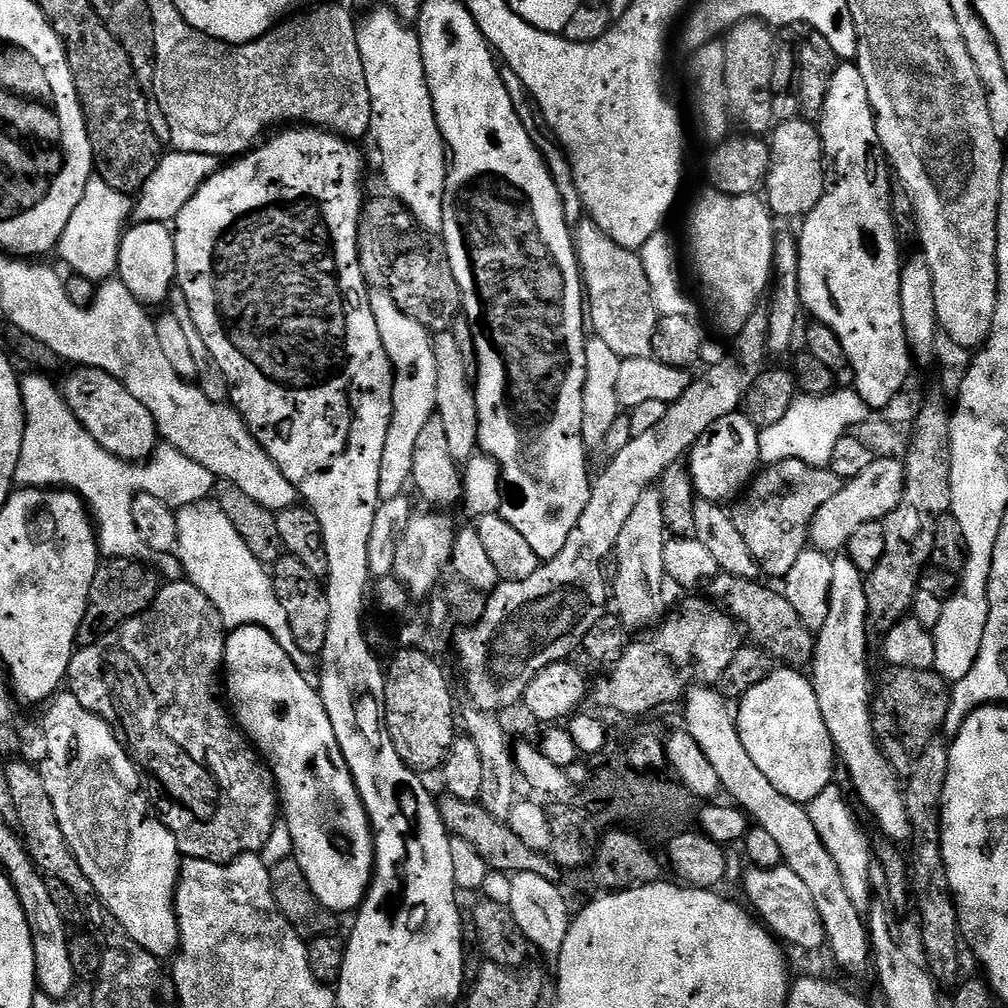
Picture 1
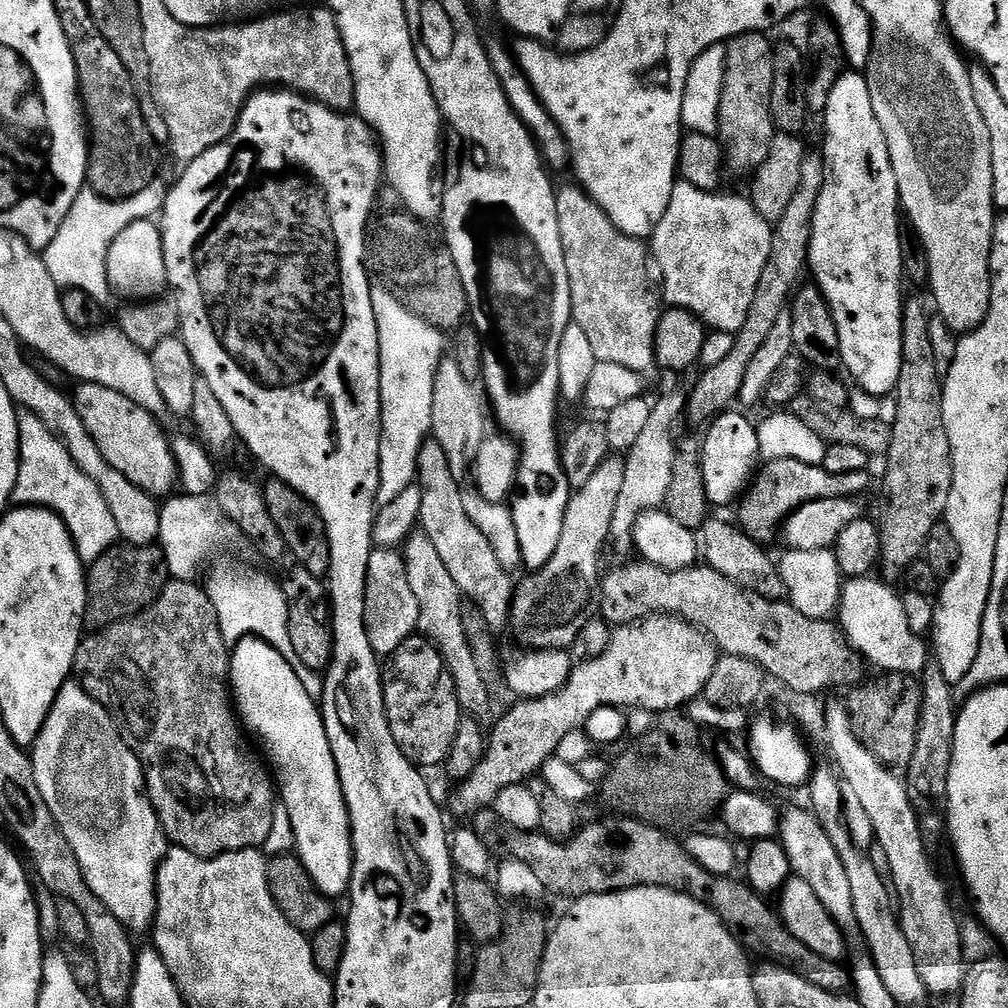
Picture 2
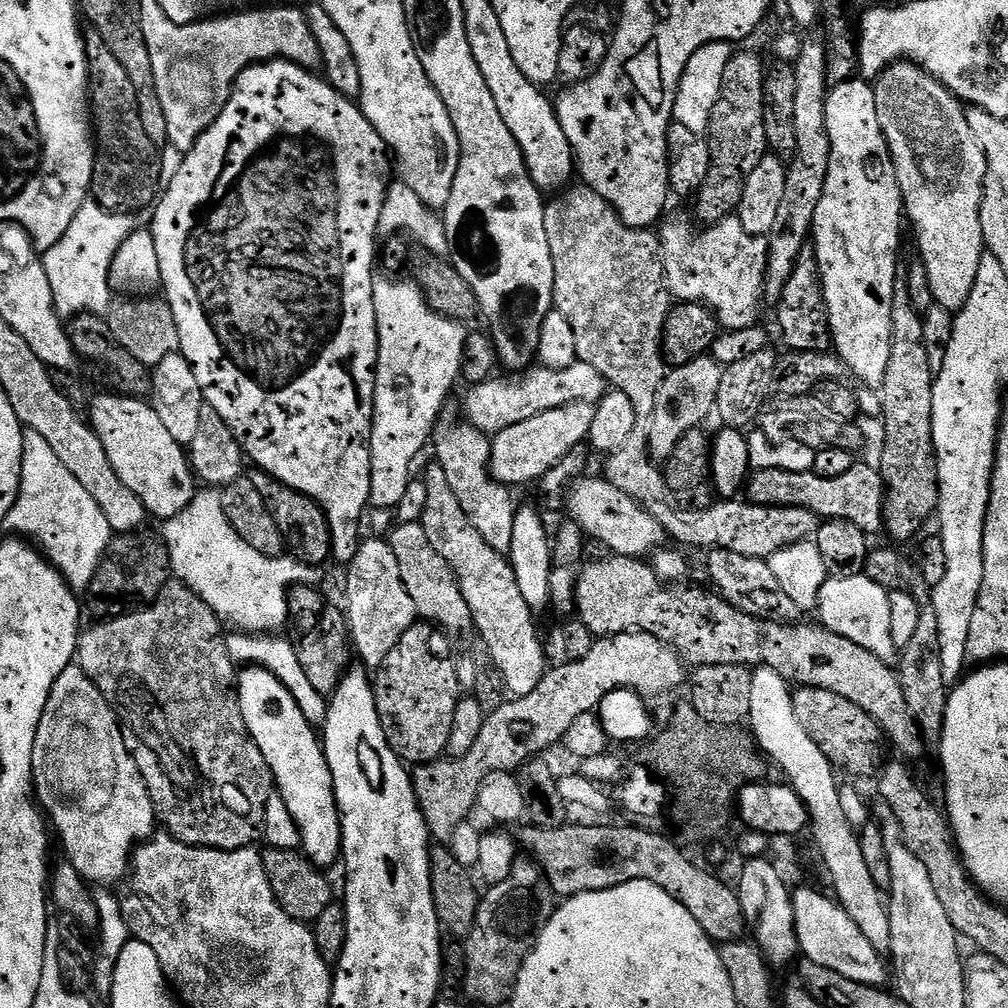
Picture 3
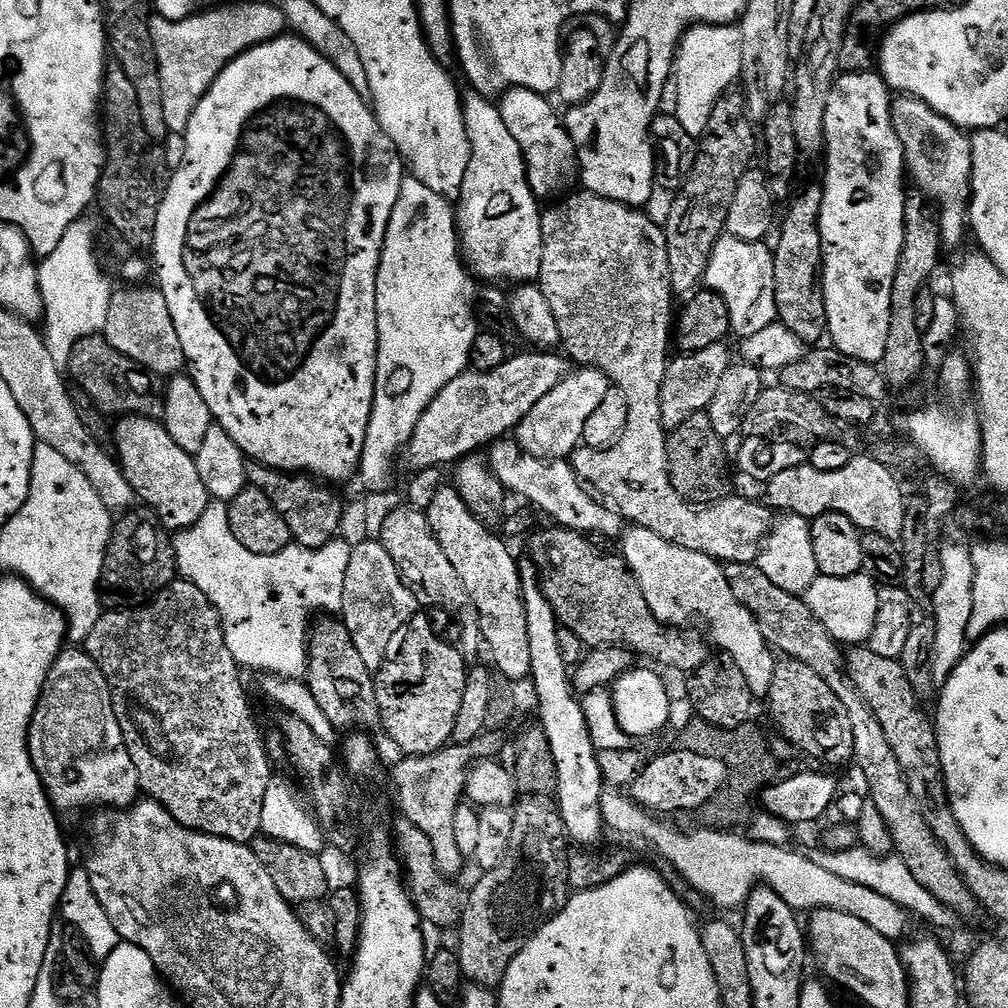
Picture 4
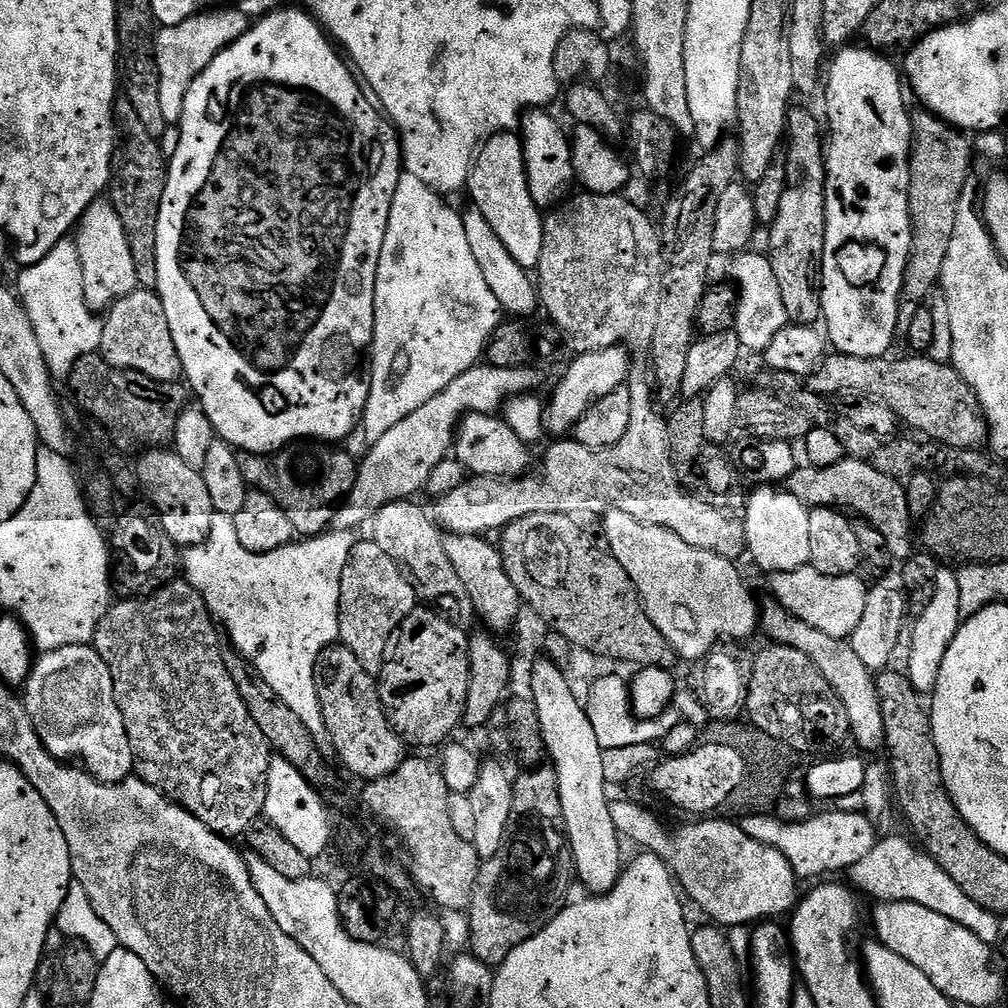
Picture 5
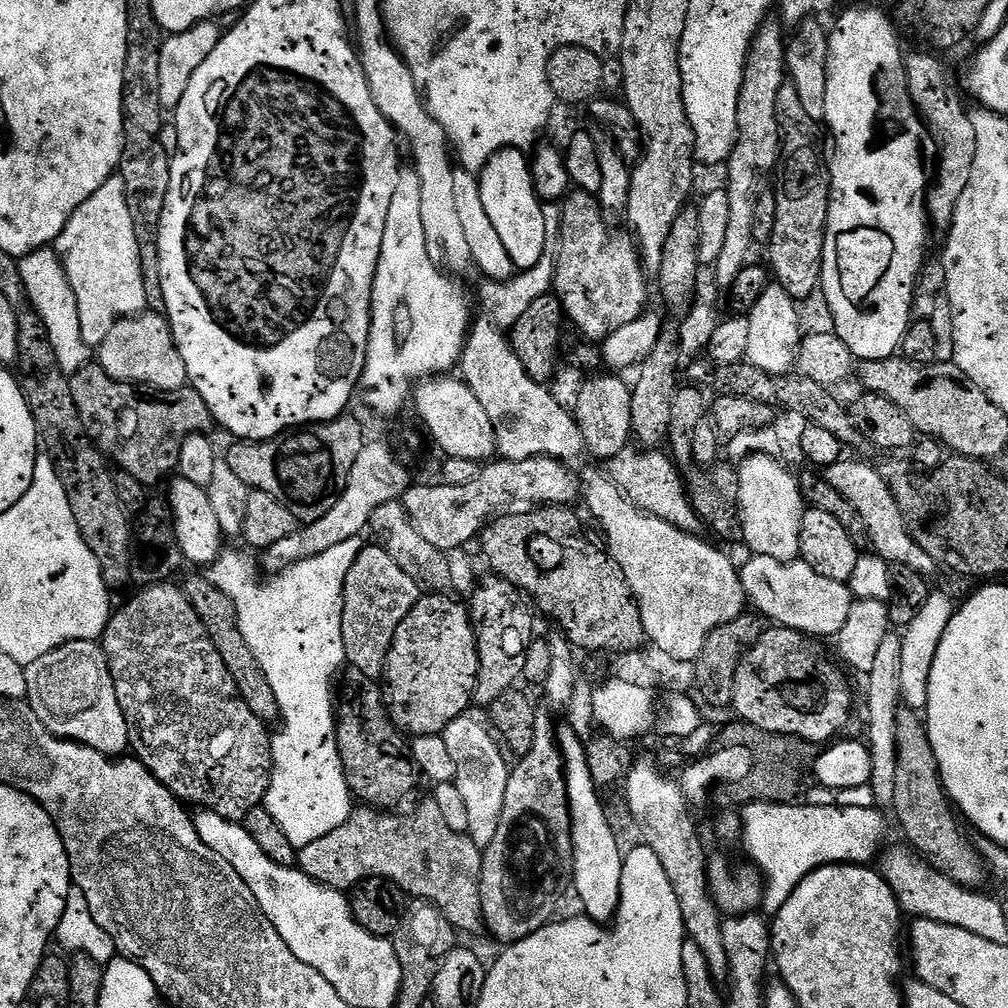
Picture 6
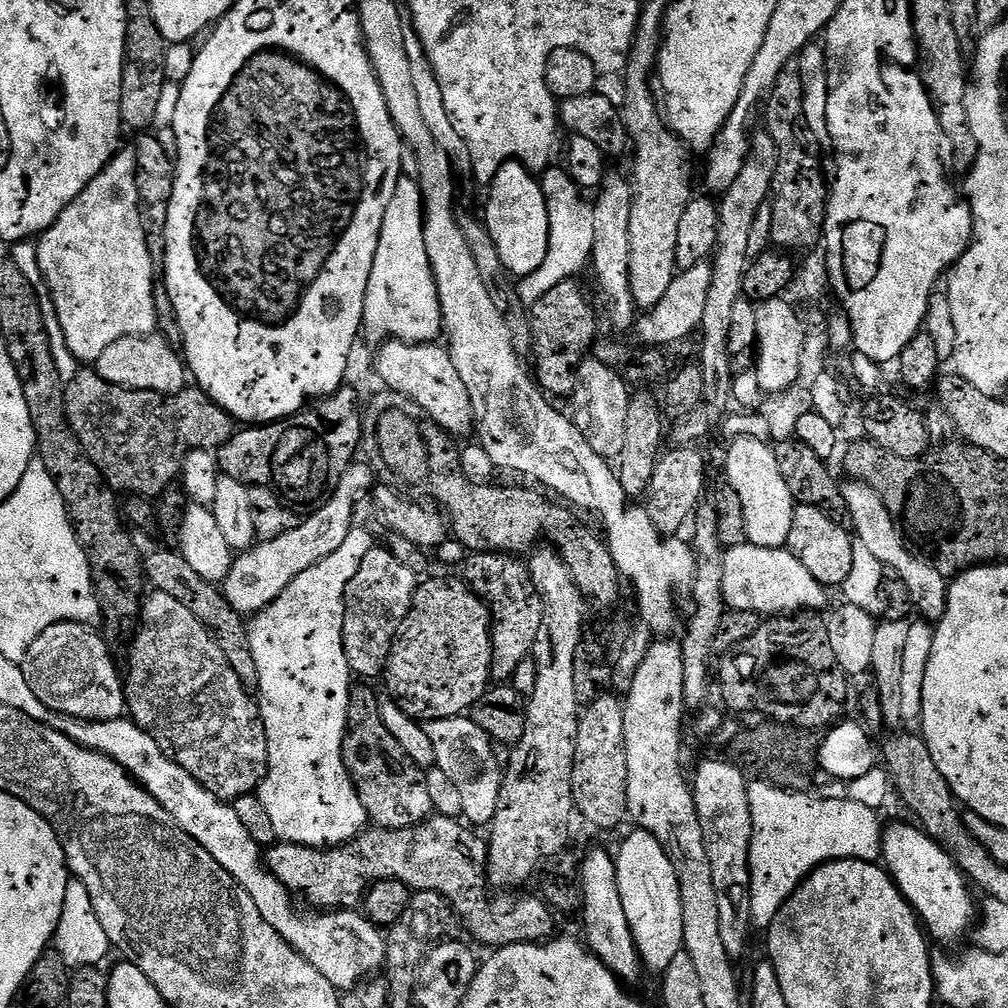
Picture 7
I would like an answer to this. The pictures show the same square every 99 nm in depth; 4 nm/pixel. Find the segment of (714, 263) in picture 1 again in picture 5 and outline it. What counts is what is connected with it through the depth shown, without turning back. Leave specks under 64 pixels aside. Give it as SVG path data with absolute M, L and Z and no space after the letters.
M745 250L731 261L731 279L740 293L734 330L740 339L741 349L748 351L749 348L756 354L763 354L770 342L774 342L778 330L785 328L790 321L786 314L786 306L782 306L782 290L778 290L778 278L774 278L771 259L767 255L759 256L752 251Z

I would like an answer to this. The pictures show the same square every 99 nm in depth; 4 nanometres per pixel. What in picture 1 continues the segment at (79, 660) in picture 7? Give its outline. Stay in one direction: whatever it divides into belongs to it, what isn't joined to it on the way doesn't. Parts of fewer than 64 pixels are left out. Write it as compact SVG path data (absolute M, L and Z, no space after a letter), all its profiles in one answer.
M67 690L61 691L47 708L44 761L39 761L38 767L42 782L46 782L46 794L50 794L50 802L54 802L54 814L58 814L62 834L66 834L66 842L78 858L82 874L90 878L100 903L110 910L122 931L130 934L130 938L134 938L134 942L151 956L171 957L178 948L176 931L179 931L179 926L174 901L182 863L174 834L150 807L142 788L140 792L141 773L113 725L90 714L90 710L86 710L86 706L82 706L82 702Z

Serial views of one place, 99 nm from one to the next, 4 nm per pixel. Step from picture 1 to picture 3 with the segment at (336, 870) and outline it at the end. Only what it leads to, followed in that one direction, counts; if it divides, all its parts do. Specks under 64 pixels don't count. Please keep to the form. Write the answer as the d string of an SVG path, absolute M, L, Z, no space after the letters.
M259 666L245 668L248 669L238 676L242 718L246 718L248 732L258 750L262 750L266 766L270 766L275 791L286 802L286 810L290 810L290 818L298 826L304 855L317 868L328 870L341 855L340 811L321 737L279 676Z

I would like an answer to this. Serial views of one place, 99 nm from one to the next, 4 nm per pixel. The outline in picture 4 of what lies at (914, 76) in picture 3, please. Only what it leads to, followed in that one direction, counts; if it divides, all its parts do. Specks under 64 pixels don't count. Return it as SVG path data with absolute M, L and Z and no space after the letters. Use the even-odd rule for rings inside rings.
M901 95L892 101L892 125L904 147L907 175L919 191L938 207L940 238L945 245L956 244L966 232L968 202L972 194L971 139L945 116L914 96ZM936 203L936 204L935 204Z

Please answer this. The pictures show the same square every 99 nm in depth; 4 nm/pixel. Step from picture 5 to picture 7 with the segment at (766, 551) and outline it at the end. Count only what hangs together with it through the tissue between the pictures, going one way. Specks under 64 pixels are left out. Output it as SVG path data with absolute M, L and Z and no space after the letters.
M740 436L728 447L727 483L742 498L742 510L746 514L748 543L767 548L783 548L790 538L790 526L794 522L794 510L798 506L786 486L786 478L778 470L775 451L763 440Z

